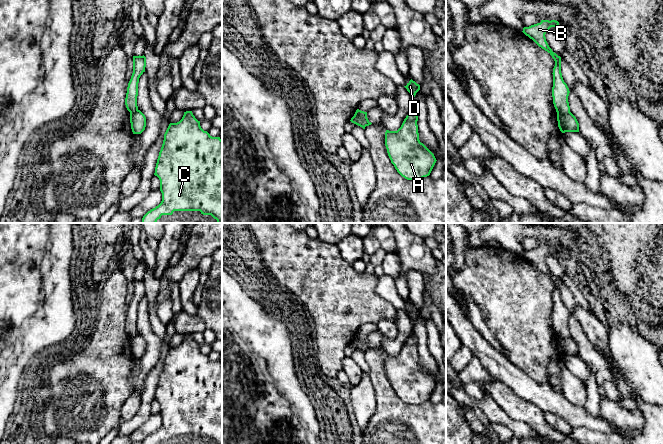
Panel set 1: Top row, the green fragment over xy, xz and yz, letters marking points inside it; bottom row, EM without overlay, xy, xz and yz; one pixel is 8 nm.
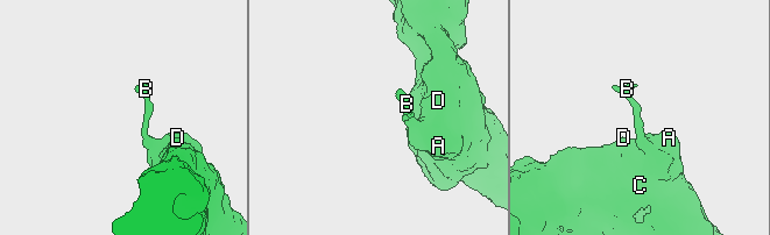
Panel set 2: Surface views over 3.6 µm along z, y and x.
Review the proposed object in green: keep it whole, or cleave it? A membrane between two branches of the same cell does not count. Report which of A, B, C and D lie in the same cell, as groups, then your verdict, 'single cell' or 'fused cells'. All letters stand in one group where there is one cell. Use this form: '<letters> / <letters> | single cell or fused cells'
A C D / B | fused cells

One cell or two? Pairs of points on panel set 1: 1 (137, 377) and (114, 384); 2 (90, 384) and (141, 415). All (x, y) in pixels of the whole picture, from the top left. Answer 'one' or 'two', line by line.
1: two
2: two

